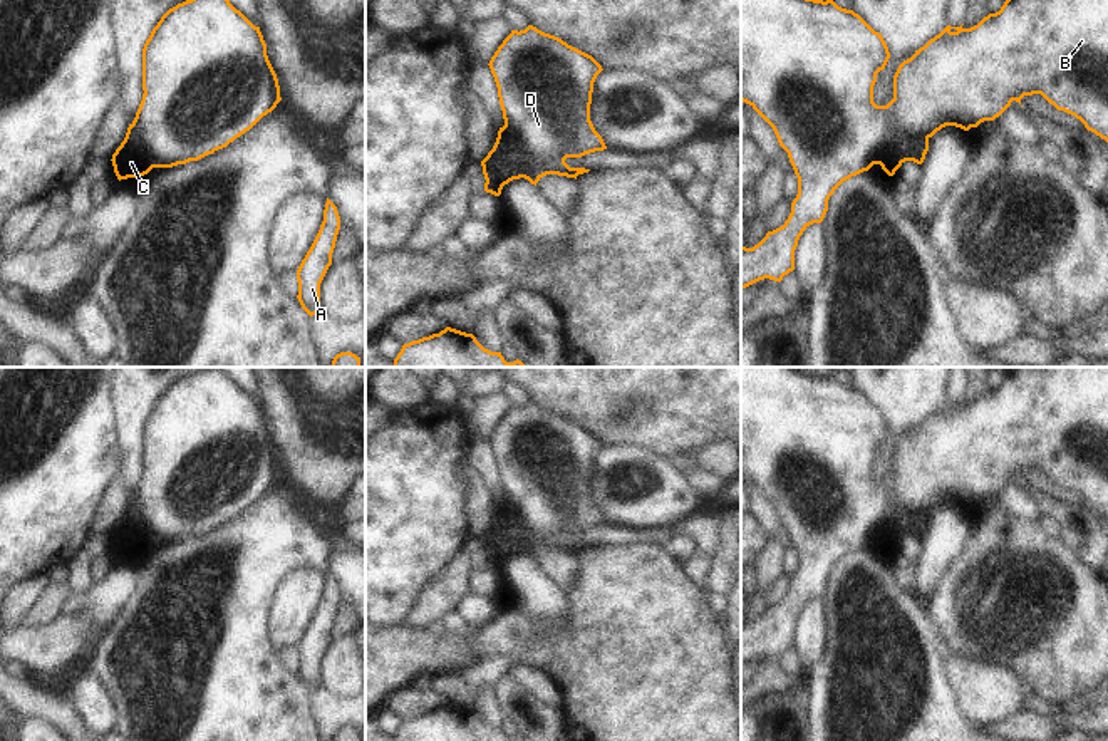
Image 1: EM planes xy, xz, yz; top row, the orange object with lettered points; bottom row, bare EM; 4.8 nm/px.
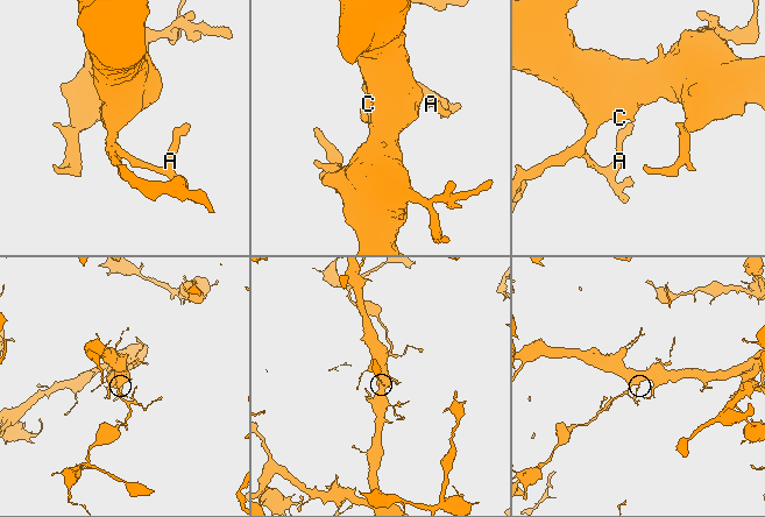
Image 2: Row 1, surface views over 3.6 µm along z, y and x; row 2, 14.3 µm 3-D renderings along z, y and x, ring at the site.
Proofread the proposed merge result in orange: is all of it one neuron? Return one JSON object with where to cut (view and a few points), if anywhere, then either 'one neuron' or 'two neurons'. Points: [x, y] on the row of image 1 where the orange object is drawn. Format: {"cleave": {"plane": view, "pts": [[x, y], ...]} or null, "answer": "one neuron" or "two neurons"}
{"cleave": null, "answer": "one neuron"}

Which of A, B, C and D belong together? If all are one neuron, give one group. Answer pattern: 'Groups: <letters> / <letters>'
Groups: A B C D

